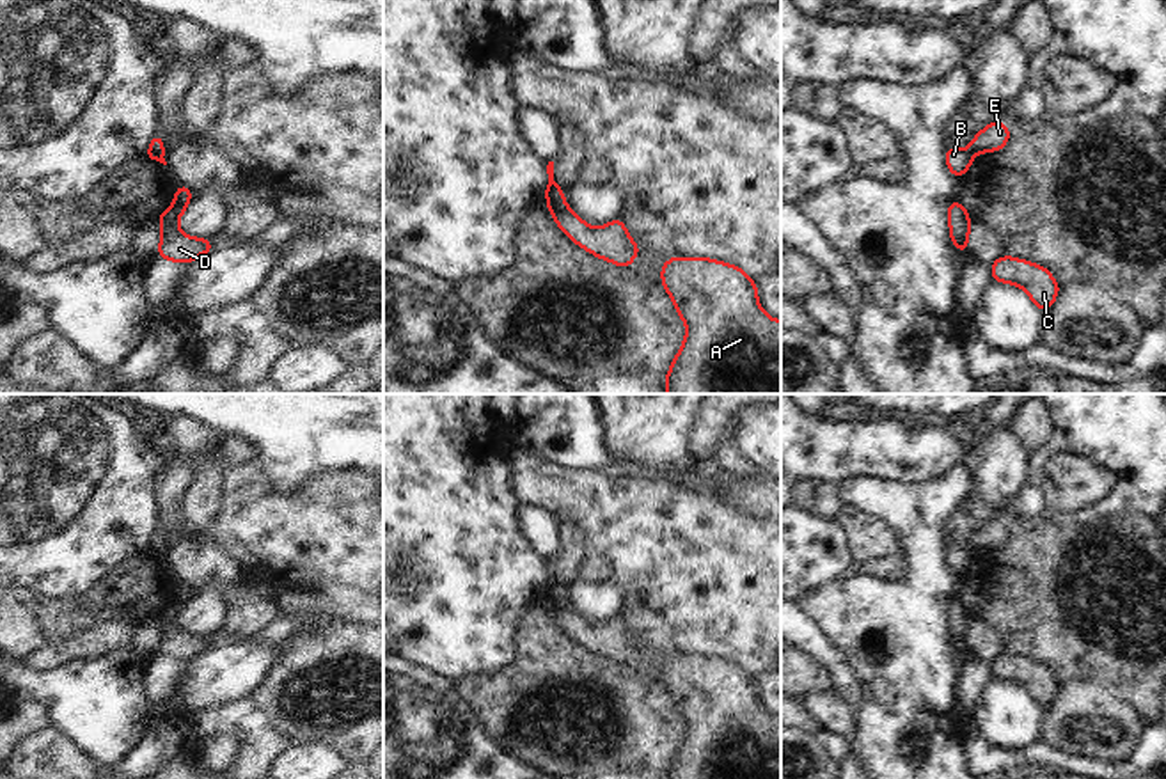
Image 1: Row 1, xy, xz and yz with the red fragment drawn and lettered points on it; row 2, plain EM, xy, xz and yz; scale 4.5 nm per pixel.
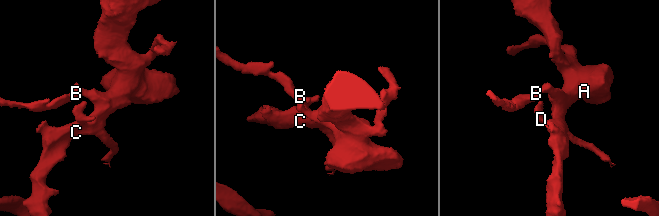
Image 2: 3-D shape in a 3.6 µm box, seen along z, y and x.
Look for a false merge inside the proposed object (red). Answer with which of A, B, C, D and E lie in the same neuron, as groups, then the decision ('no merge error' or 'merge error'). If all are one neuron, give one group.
A C D E / B; merge error

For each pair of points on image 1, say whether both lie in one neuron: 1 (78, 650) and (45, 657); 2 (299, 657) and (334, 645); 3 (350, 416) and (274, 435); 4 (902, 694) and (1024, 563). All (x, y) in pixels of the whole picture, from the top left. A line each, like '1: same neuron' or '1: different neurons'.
1: same neuron
2: same neuron
3: same neuron
4: different neurons

